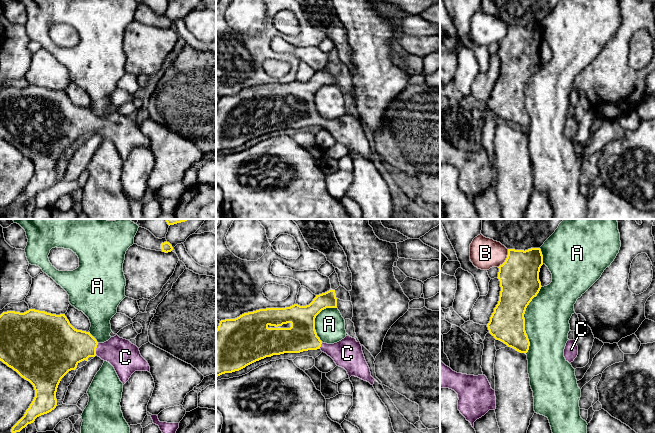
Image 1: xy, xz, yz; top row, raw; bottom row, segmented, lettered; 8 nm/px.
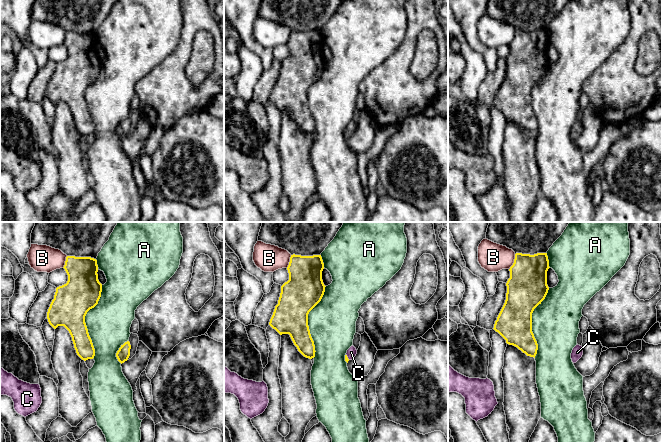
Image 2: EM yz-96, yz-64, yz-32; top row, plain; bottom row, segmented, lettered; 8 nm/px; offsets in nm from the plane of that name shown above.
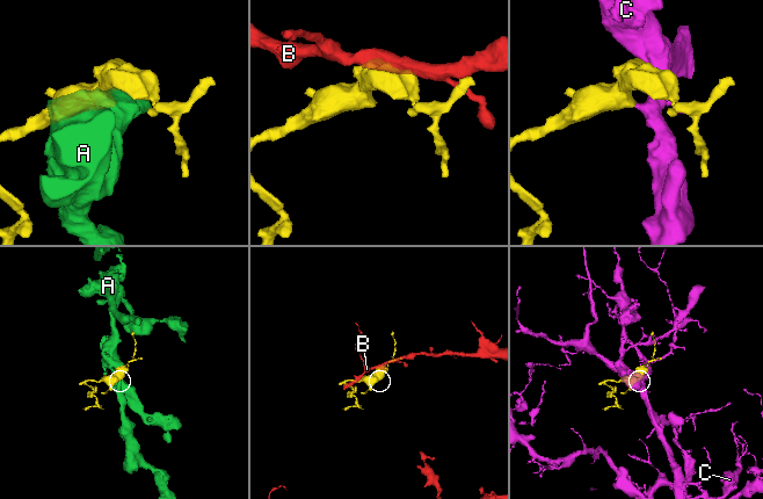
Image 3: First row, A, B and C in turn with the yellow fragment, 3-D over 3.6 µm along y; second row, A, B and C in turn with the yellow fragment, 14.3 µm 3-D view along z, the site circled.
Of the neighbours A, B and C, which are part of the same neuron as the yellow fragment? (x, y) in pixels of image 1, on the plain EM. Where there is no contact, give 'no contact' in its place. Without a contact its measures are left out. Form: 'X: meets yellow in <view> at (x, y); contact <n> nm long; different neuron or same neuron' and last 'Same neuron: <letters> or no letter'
A: meets yellow in yz at (524, 96); contact 550 nm long; different neuron
B: meets yellow in yz at (506, 34); contact 170 nm long; different neuron
C: meets yellow in xy at (95, 125); contact 100 nm long; same neuron
Same neuron: C

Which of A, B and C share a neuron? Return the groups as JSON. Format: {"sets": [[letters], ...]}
{"sets": [["A"], ["B"], ["C"]]}

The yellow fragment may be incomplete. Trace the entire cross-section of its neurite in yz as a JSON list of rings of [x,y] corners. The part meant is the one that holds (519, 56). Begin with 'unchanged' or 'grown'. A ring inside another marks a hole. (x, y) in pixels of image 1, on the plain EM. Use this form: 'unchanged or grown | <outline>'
unchanged | [[[540,24],[528,26],[508,25],[505,38],[500,41],[498,55],[500,57],[500,72],[494,88],[487,100],[489,109],[508,123],[520,129],[527,129],[530,118],[525,107],[524,90],[527,82],[541,65],[539,56],[540,44],[543,41],[543,31]]]

